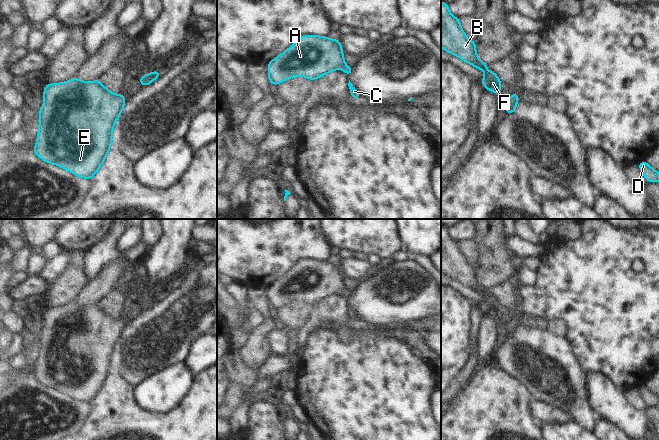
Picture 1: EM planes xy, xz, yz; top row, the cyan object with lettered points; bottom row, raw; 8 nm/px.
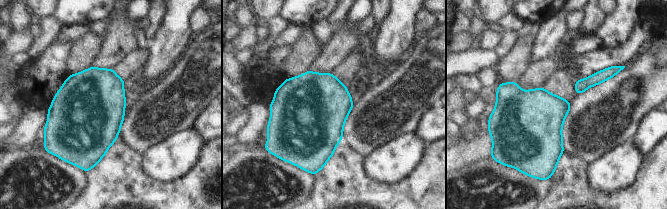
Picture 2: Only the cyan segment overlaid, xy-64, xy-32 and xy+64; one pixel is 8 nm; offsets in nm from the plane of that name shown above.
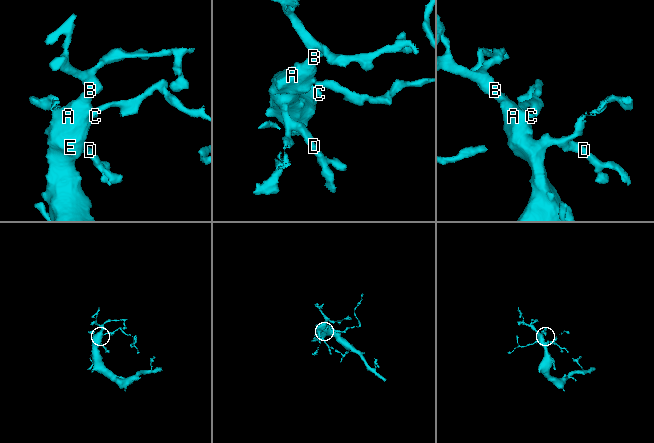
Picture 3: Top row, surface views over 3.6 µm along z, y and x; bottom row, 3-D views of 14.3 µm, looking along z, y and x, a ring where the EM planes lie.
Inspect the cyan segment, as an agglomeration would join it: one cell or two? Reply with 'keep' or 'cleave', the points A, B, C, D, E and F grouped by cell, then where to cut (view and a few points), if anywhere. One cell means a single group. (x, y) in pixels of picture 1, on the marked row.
keep; A B C D E F; no cut

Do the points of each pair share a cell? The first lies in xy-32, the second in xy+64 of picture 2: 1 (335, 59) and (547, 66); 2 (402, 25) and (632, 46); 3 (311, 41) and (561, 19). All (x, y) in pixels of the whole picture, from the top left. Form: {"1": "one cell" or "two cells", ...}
{"1": "one cell", "2": "two cells", "3": "two cells"}

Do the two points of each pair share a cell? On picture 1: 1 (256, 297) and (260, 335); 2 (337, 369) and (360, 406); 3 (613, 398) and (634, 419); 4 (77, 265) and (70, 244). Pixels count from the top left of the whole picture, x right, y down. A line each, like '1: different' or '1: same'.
1: same
2: same
3: same
4: different

